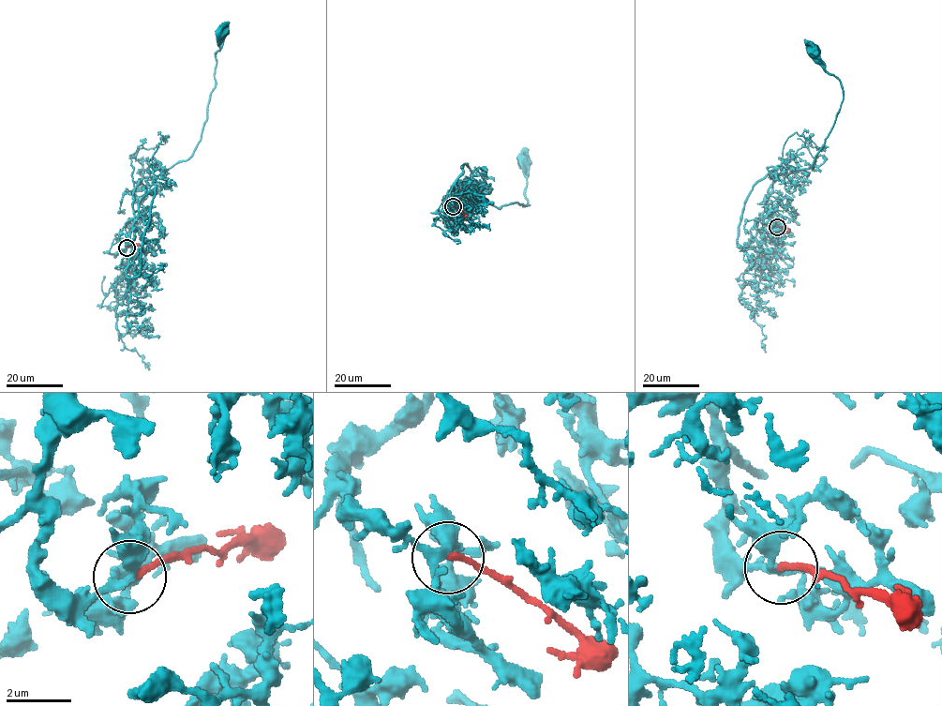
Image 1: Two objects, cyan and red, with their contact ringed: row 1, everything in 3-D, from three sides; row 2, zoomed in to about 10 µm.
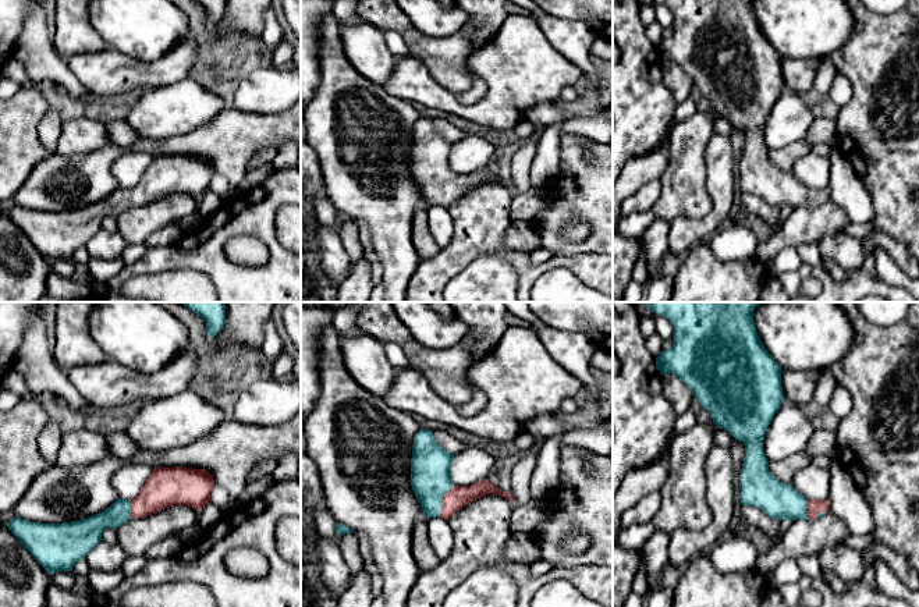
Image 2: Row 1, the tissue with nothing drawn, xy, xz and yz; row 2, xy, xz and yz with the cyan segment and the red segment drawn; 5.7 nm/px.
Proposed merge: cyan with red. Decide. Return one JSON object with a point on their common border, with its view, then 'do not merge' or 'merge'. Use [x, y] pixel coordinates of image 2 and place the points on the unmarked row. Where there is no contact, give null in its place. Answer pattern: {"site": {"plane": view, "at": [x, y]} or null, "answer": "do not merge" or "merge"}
{"site": {"plane": "xz", "at": [440, 190]}, "answer": "merge"}

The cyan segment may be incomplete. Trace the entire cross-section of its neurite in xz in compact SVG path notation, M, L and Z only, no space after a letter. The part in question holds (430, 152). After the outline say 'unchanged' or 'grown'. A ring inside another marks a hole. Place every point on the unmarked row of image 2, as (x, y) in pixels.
M421 117L414 125L411 146L411 174L423 203L448 207L466 192L486 182L505 185L514 192L511 181L503 180L487 167L471 174L455 174L450 168L450 155L455 142L436 132L432 118Z | grown

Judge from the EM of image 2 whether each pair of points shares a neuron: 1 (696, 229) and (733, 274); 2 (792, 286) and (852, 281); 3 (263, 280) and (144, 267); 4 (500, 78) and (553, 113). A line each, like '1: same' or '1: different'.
1: different
2: same
3: same
4: different

